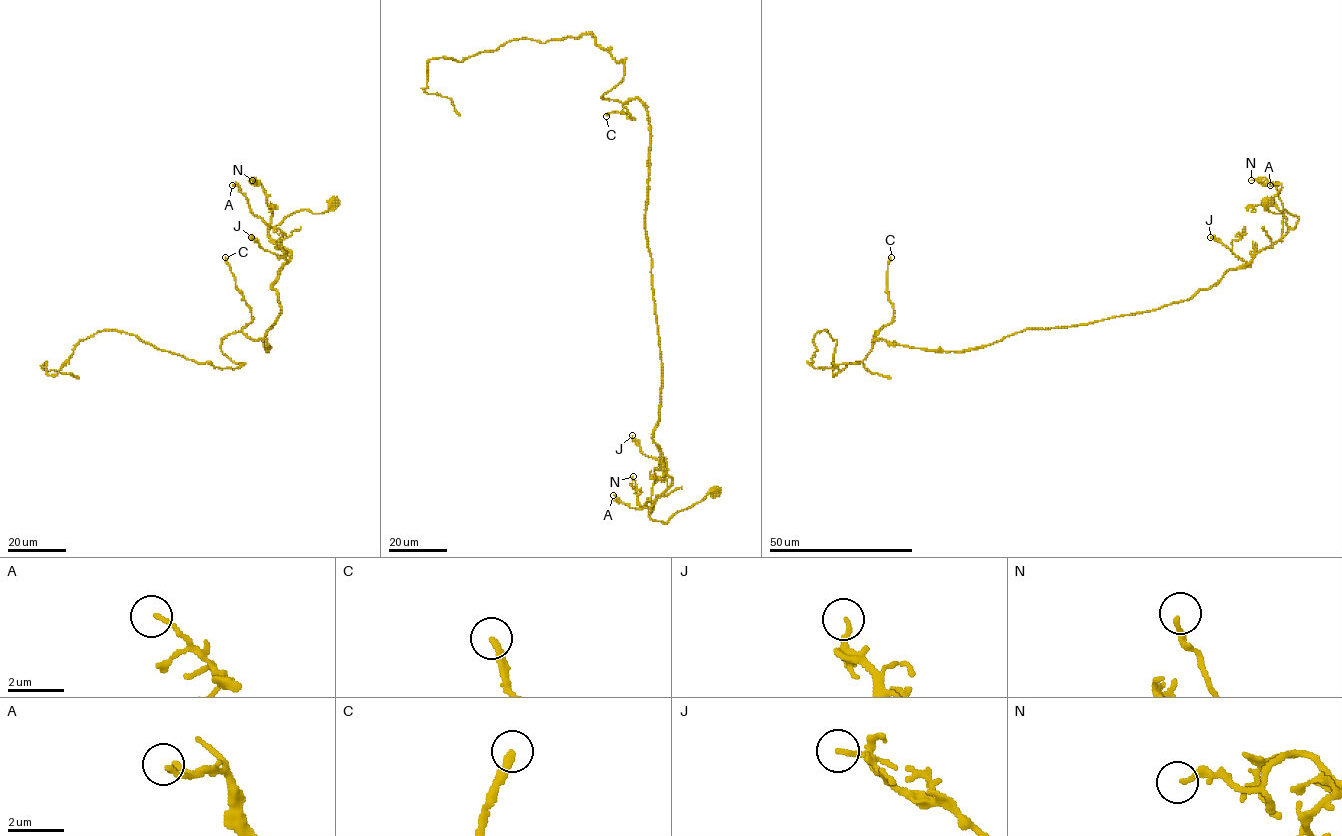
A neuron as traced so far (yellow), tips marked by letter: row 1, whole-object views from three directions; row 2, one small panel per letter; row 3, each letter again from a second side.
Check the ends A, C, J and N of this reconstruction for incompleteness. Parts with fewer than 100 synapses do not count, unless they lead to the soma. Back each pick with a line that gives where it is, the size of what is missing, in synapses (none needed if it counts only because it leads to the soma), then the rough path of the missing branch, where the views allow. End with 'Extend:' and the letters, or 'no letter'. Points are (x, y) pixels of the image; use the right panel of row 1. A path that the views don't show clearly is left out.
C: place (891, 257); 150 synapses; course (891, 257), (911, 224), (949, 200), (938, 178), (972, 88), (956, 87), (941, 73), (944, 65), (937, 75)
Extend: C

